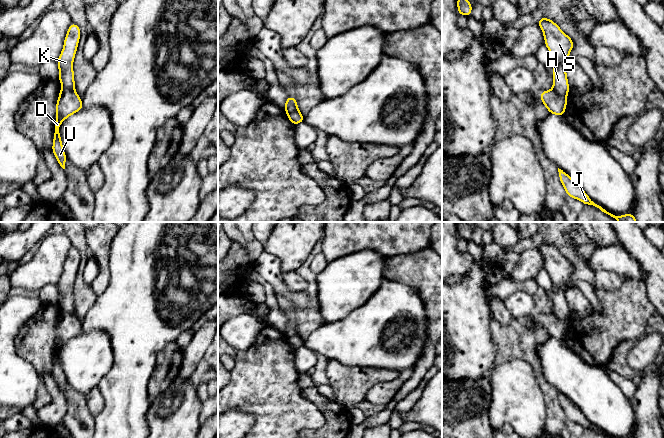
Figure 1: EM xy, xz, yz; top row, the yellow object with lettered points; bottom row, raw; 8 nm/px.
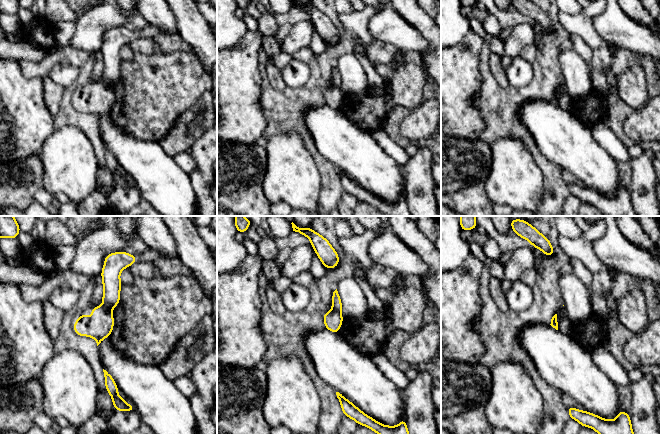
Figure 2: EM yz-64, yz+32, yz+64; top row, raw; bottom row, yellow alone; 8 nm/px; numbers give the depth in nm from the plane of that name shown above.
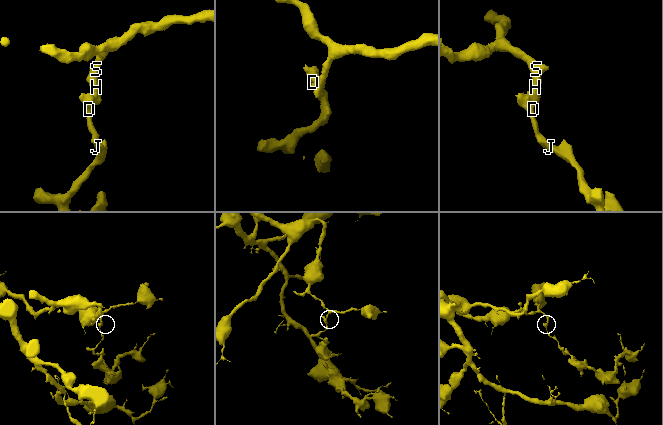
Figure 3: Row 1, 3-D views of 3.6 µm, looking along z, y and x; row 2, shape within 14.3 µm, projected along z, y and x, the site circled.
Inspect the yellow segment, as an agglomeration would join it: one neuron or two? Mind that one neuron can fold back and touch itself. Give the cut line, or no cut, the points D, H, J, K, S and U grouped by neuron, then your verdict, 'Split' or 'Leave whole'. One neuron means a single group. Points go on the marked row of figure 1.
Split along yz (553, 88), (559, 94), (565, 96). Groups: D J U / H K S. Split

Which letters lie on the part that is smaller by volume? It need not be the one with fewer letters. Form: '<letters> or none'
D, J, U

